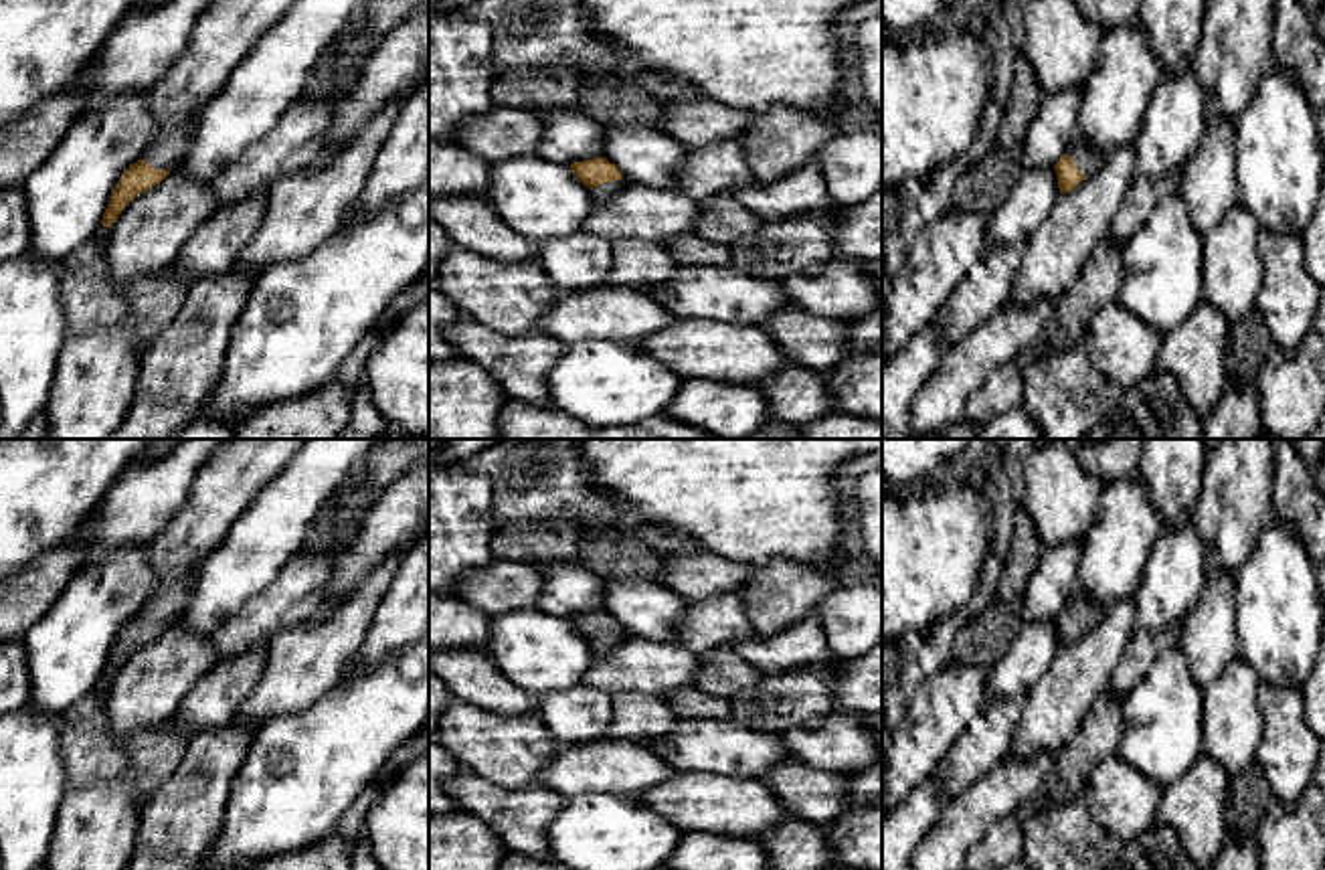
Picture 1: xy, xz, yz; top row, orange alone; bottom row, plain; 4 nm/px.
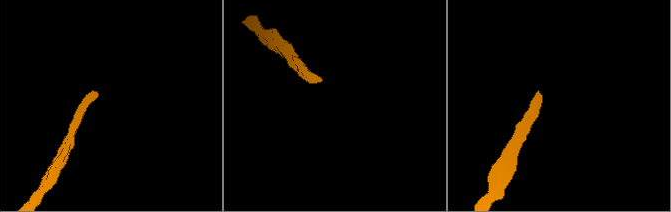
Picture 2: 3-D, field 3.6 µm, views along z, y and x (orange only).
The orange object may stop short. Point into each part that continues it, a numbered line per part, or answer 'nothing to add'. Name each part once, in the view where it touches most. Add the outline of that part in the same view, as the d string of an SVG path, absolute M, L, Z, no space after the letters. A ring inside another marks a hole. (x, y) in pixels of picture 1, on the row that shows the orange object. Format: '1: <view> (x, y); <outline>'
1: xz (603, 193); M613 180L613 182L603 182L591 190L591 196L595 202L609 202L615 194L619 194L623 188L627 188L631 180Z

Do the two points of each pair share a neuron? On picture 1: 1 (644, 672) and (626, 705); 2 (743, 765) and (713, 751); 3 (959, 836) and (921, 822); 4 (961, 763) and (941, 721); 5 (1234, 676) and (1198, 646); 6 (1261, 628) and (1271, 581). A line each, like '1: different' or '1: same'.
1: different
2: same
3: different
4: different
5: different
6: same

